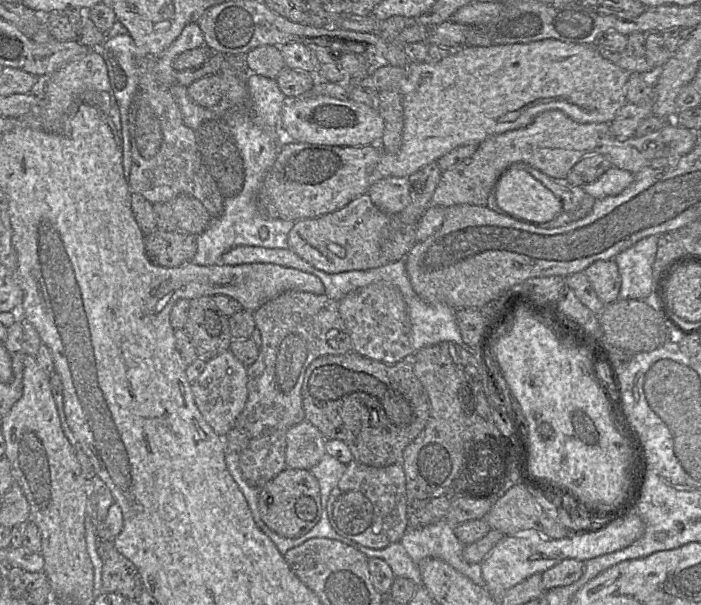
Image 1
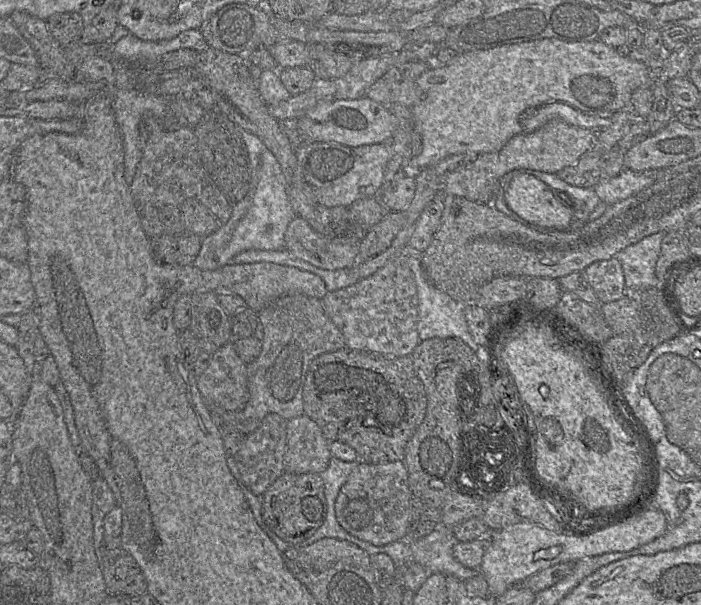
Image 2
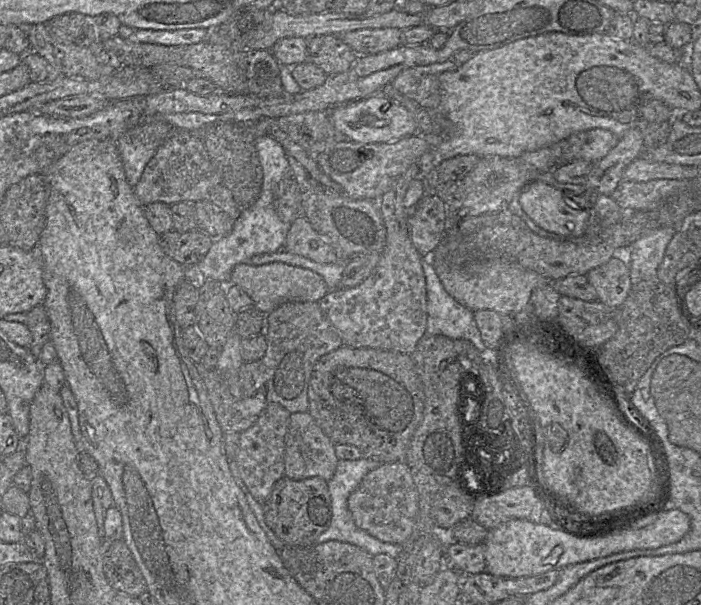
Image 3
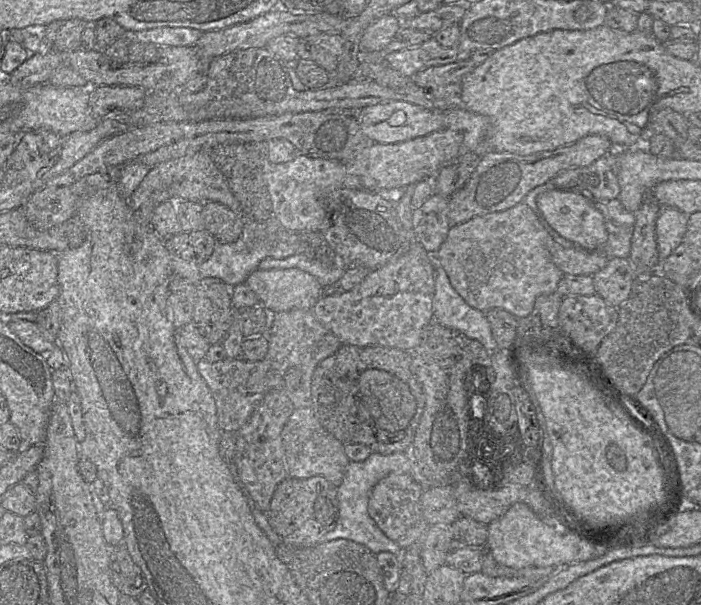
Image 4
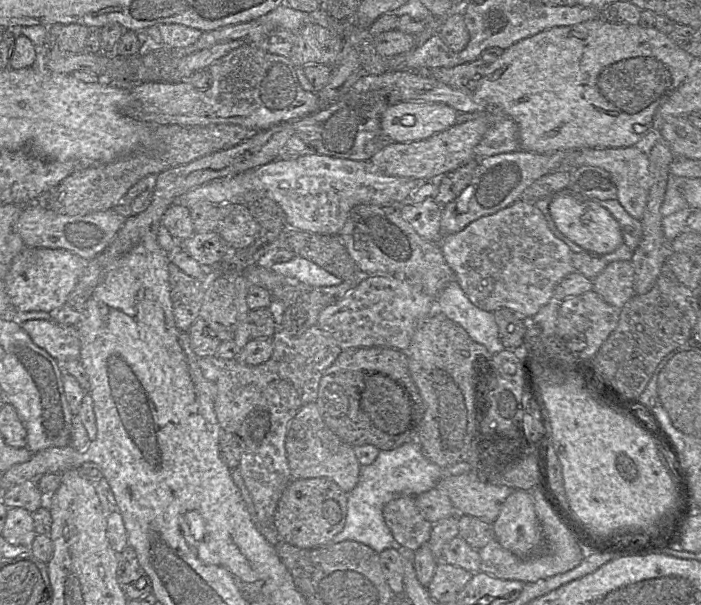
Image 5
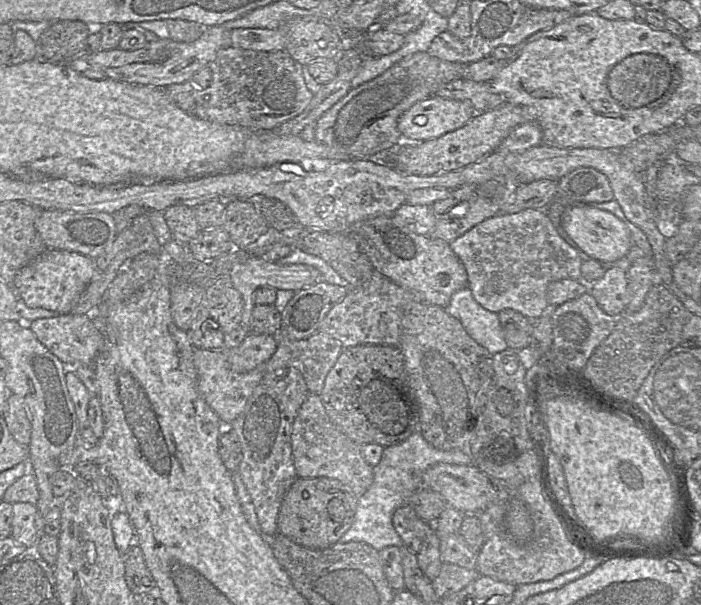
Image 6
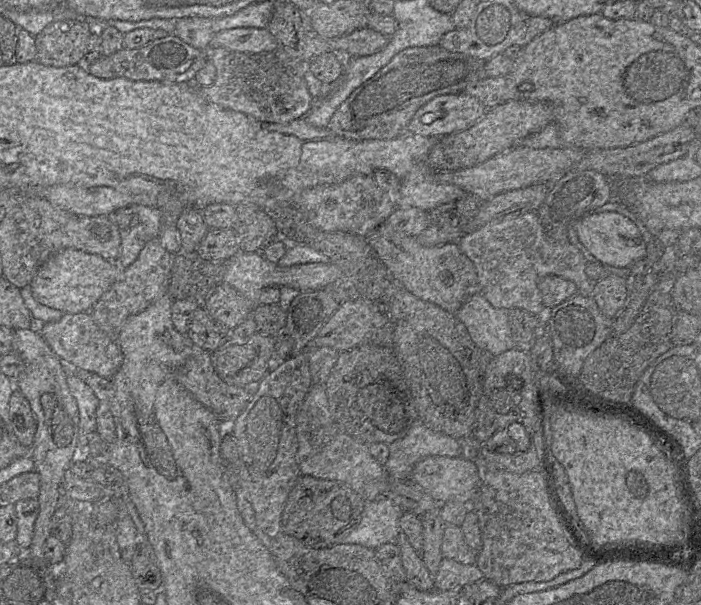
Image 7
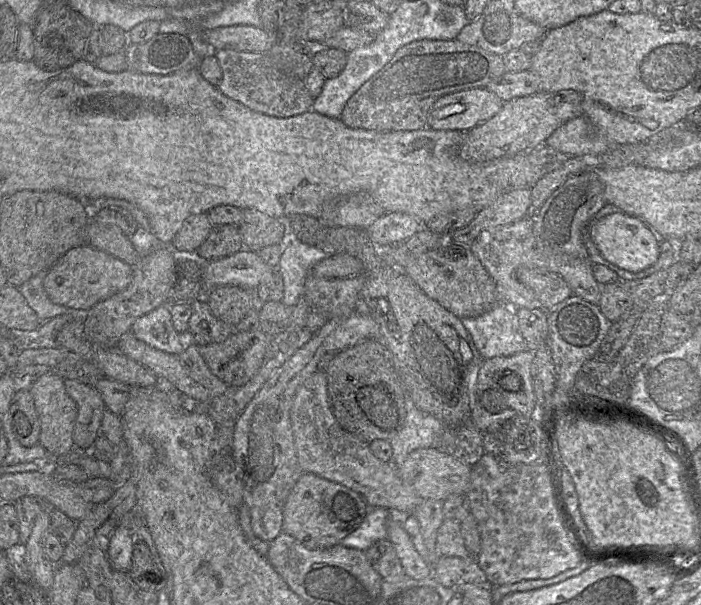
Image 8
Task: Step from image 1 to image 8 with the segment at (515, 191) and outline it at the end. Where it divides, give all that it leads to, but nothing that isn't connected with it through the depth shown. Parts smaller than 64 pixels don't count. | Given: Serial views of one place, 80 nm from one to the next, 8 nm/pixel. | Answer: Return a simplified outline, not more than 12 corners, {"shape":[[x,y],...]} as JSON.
{"shape":[[637,217],[593,220],[588,235],[611,264],[638,273],[660,244]]}

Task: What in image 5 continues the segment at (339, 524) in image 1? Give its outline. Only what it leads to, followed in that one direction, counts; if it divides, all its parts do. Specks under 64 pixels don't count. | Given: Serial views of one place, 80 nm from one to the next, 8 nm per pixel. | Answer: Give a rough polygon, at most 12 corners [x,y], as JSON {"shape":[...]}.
{"shape":[[398,496],[383,517],[402,548],[415,552],[432,523],[414,496]]}

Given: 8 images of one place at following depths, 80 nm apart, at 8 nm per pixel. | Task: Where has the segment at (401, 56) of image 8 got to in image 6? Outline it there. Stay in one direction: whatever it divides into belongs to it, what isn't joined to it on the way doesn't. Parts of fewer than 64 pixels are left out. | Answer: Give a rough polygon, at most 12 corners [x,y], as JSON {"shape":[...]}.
{"shape":[[417,52],[350,91],[315,141],[350,159],[401,143],[415,103],[466,64]]}

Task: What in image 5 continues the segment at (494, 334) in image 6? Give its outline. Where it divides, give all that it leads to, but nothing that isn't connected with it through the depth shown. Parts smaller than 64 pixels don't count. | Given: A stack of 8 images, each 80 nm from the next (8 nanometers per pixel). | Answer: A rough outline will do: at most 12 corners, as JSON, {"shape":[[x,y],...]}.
{"shape":[[457,281],[435,311],[460,325],[491,355],[506,349],[493,313],[476,307]]}

